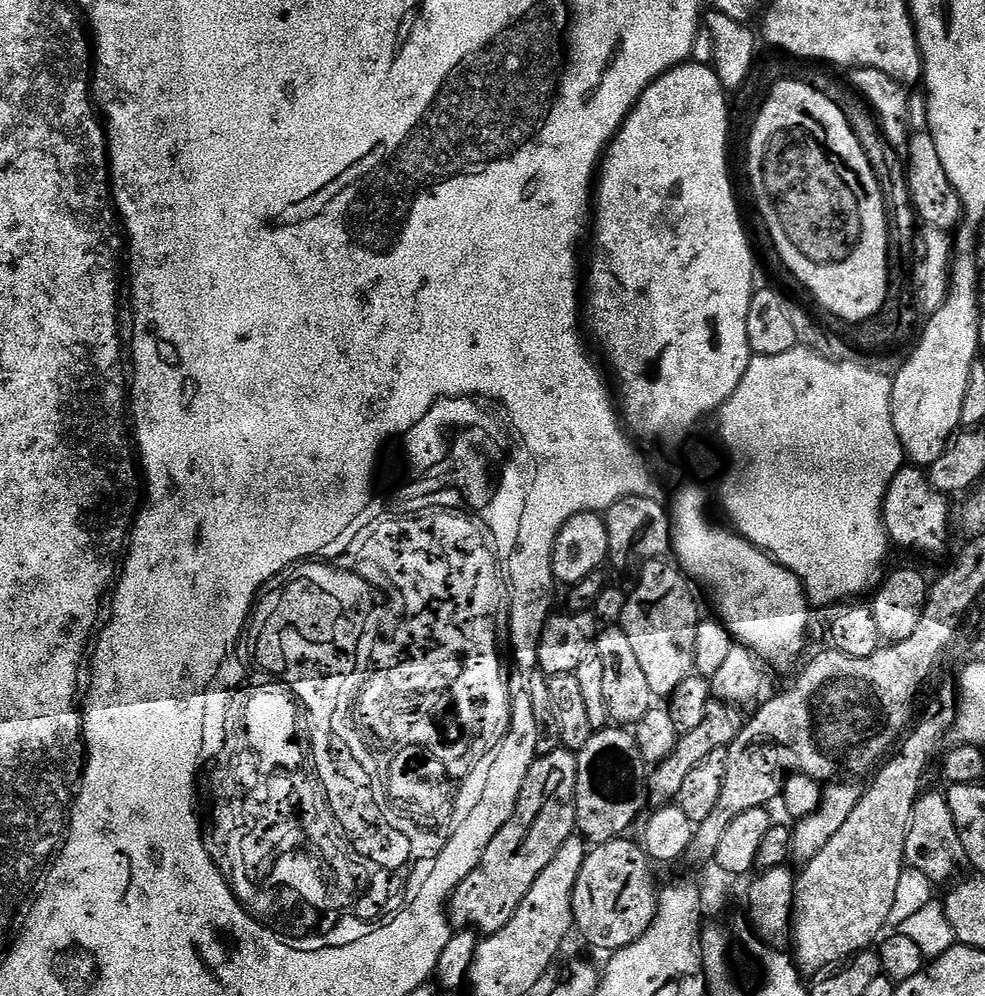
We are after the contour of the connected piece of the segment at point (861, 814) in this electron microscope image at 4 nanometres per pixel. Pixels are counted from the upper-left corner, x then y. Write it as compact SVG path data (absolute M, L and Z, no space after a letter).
M942 685L925 706L924 713L921 716L919 713L921 724L917 723L903 737L899 747L871 777L872 785L867 785L864 797L854 806L854 814L846 818L838 834L814 858L806 861L804 873L796 876L790 933L796 947L796 966L805 977L815 977L833 966L843 965L856 953L871 949L877 943L876 935L886 928L898 878L906 870L906 834L916 797L922 792L920 782L932 755L941 751L944 735L955 729L957 711L957 685Z

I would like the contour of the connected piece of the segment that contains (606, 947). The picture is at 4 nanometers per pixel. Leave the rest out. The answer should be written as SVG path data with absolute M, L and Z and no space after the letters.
M628 839L595 845L582 862L582 870L578 870L578 882L574 882L572 923L575 931L581 932L586 943L601 948L604 954L638 942L656 917L658 884L652 881L653 865L643 847Z

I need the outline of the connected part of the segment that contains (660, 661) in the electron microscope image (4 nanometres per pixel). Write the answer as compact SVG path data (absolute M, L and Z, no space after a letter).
M667 559L645 560L639 569L640 581L636 589L628 592L626 610L622 610L622 618L618 622L619 627L624 629L626 638L630 638L630 647L638 657L638 663L650 682L650 690L653 697L667 698L671 696L682 682L686 682L688 676L693 675L696 659L694 658L694 638L702 619L700 608L696 605L696 596L692 593L693 581L684 575L683 571L675 563Z

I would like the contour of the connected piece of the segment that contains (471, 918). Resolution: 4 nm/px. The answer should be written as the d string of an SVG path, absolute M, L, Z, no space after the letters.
M563 746L553 747L537 755L536 761L526 774L526 782L522 782L522 794L518 794L518 806L510 822L506 822L506 826L502 826L502 830L494 834L494 842L490 842L490 846L486 846L482 854L482 862L478 862L478 866L474 866L474 870L470 870L466 878L462 878L462 882L448 901L448 918L453 929L471 930L484 936L492 936L498 930L502 930L502 926L506 926L506 922L514 918L514 910L522 906L522 898L530 894L530 886L534 886L538 874L542 874L542 870L550 866L554 854L562 850L562 842L566 842L566 838L574 835L576 832L576 771L578 770L576 757L577 753L570 752Z

